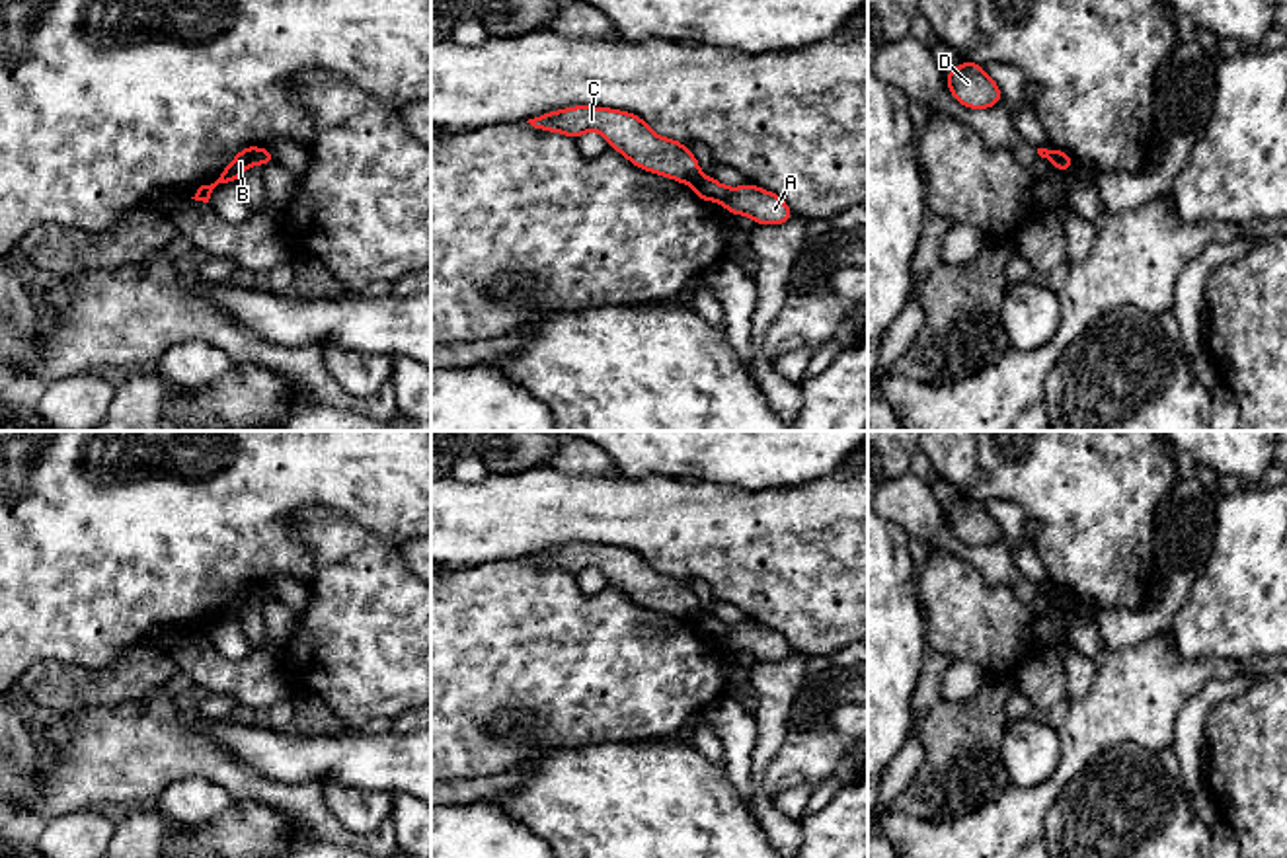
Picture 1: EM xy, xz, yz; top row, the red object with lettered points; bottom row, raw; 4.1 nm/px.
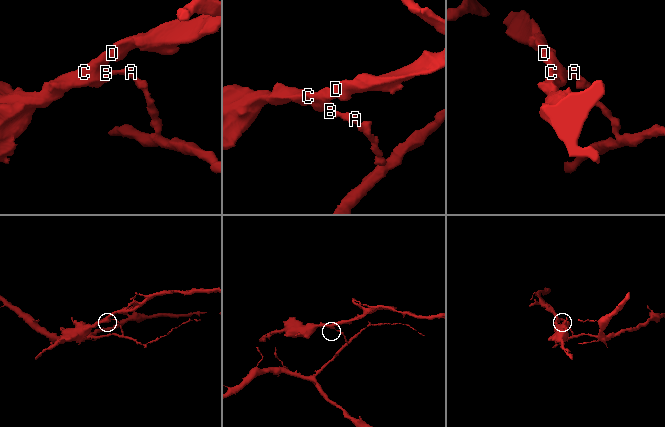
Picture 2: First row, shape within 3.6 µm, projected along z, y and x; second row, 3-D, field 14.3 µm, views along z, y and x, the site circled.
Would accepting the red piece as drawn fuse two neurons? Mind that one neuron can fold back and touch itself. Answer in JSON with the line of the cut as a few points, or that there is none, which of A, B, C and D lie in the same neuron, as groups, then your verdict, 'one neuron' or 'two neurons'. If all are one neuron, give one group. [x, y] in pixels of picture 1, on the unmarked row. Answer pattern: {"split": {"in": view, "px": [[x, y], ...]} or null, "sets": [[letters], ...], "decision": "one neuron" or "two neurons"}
{"split": {"in": "xz", "px": [[699, 611], [691, 621]]}, "sets": [["A"], ["B", "C", "D"]], "decision": "two neurons"}

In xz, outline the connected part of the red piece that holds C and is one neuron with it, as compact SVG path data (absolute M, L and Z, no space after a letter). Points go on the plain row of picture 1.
M575 542L542 550L526 560L575 577L585 567L597 567L634 603L679 620L692 620L700 612L696 593L682 579L655 571L644 556L630 548Z

